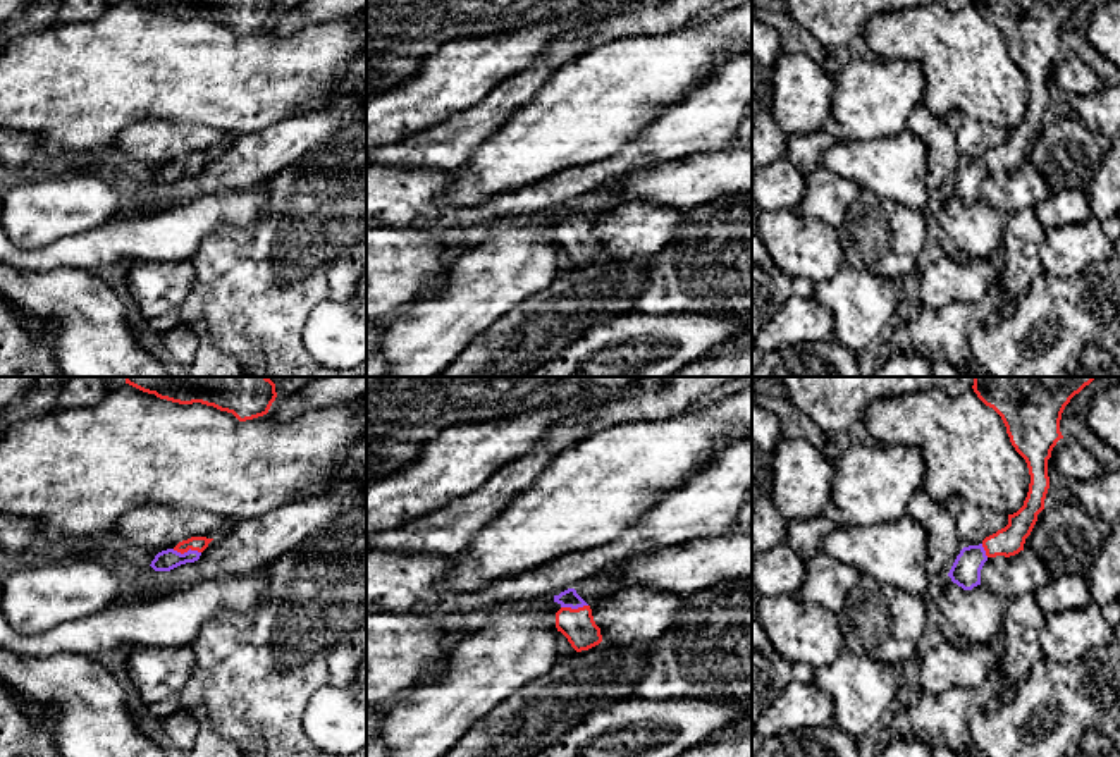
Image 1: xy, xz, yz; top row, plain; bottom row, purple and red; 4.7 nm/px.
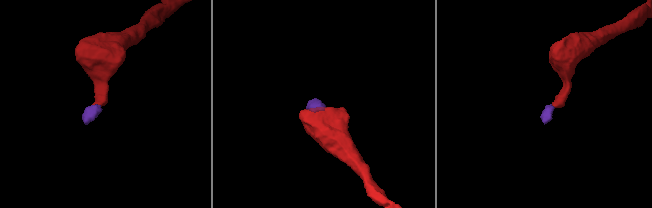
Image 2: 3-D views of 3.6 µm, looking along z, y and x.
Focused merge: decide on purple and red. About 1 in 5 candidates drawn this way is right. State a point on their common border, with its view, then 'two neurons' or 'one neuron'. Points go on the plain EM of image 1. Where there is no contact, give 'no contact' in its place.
xy (186, 167) | one neuron

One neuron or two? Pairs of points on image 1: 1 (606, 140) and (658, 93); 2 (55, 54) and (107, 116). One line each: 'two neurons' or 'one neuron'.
1: one neuron
2: one neuron

